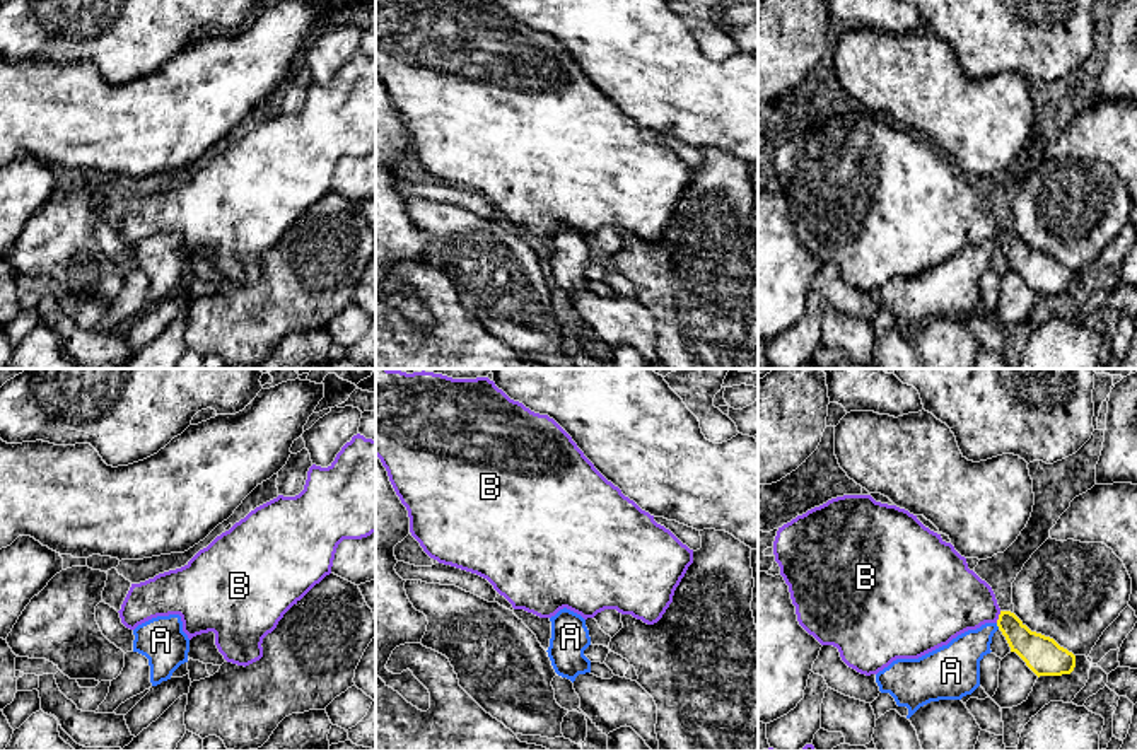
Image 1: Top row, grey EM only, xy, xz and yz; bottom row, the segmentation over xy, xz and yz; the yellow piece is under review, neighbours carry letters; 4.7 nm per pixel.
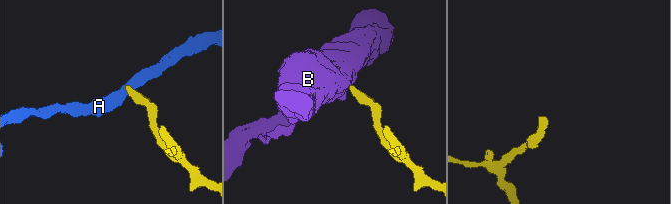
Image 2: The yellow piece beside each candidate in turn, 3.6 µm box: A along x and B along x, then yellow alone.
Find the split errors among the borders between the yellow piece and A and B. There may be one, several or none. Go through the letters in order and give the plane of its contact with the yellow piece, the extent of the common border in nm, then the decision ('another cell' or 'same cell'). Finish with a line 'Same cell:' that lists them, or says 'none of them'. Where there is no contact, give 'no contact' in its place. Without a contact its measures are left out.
A: yz | 40 nm | another cell
B: yz | 60 nm | same cell
Same cell: B

